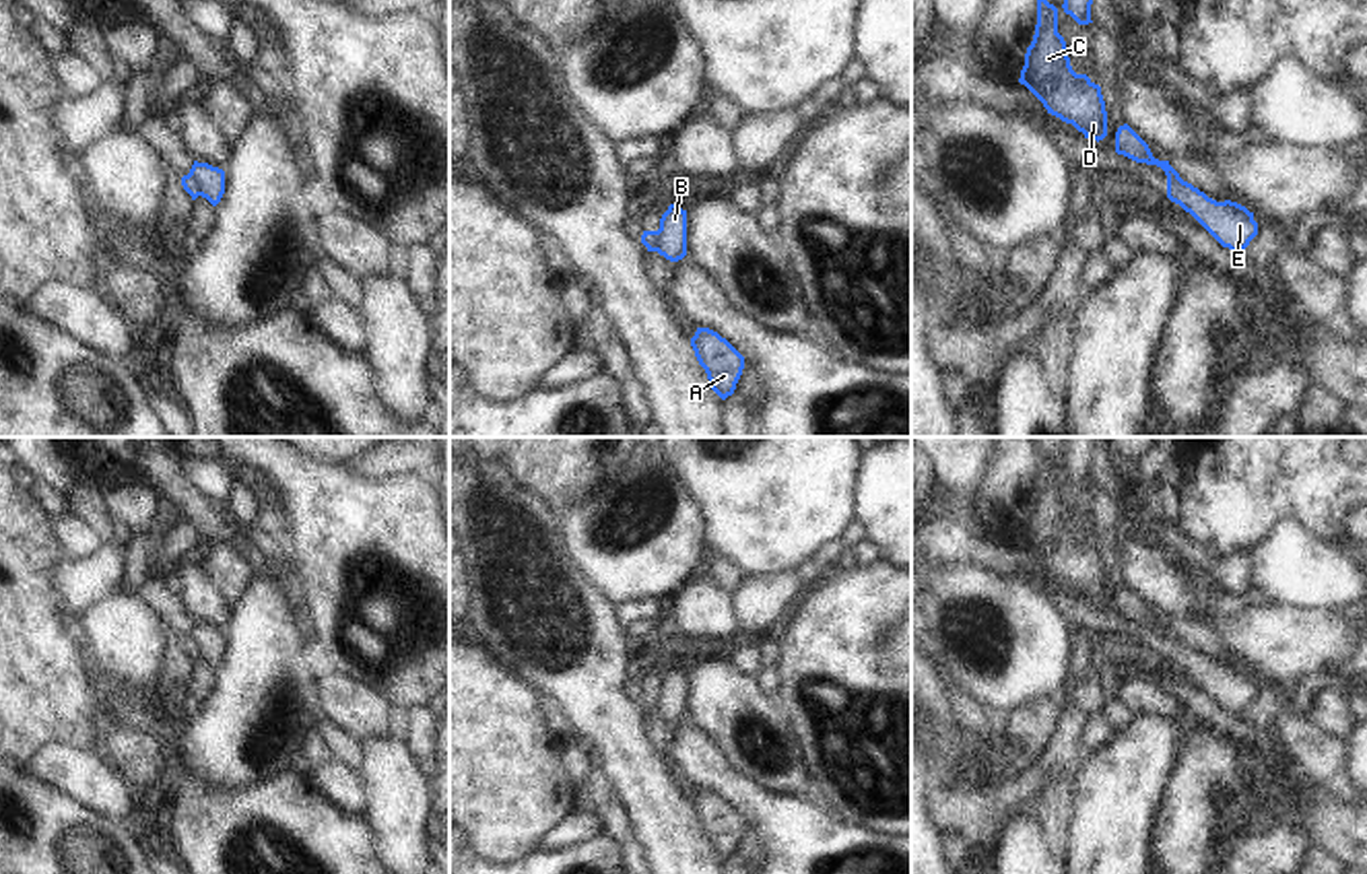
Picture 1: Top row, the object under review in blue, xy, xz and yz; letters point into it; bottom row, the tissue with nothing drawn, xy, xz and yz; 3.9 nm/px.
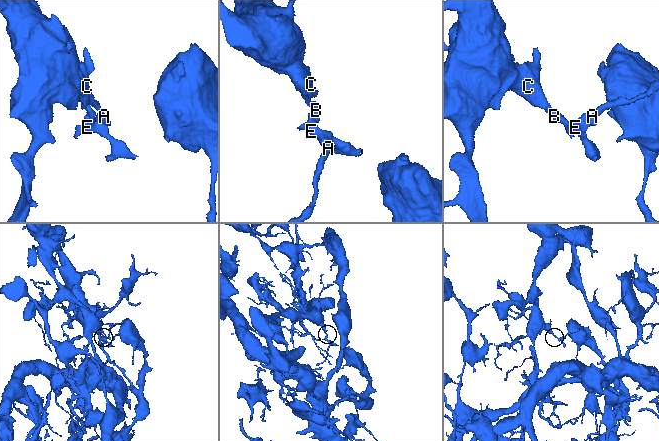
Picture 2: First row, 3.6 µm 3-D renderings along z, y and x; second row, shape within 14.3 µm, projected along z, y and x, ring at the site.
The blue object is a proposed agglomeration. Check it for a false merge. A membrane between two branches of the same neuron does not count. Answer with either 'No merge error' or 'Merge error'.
Merge error.

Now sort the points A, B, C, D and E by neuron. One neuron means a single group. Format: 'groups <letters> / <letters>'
groups A E / B C D

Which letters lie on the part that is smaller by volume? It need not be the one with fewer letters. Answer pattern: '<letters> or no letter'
A, E

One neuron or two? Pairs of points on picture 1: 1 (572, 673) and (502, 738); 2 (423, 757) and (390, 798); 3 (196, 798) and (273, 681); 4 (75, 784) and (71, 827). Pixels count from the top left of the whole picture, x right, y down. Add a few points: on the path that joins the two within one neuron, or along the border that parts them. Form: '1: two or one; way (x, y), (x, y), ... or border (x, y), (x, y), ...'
1: two; border (512, 670), (526, 683)
2: two; border (403, 738), (423, 774)
3: two; border (188, 776), (225, 790), (252, 786)
4: two; border (31, 771), (60, 792), (116, 821)

